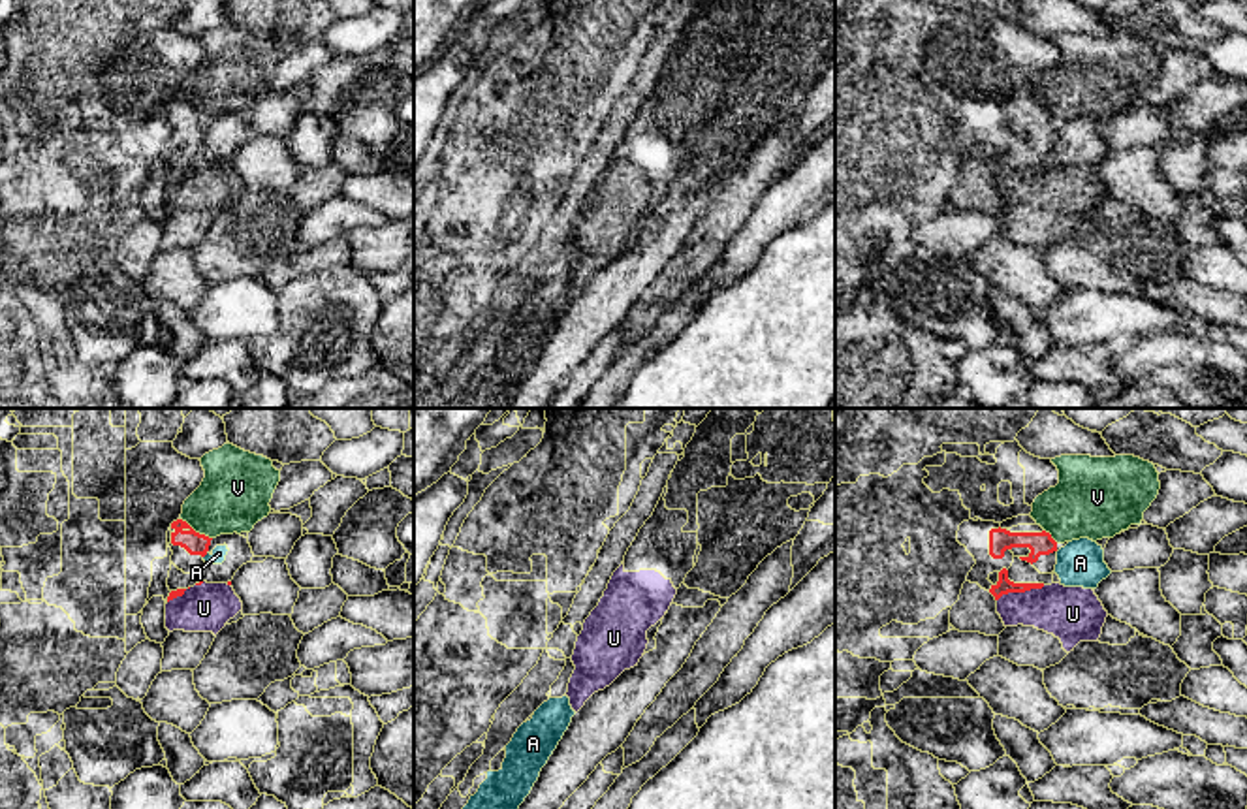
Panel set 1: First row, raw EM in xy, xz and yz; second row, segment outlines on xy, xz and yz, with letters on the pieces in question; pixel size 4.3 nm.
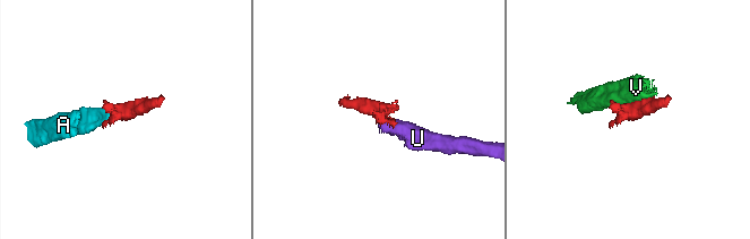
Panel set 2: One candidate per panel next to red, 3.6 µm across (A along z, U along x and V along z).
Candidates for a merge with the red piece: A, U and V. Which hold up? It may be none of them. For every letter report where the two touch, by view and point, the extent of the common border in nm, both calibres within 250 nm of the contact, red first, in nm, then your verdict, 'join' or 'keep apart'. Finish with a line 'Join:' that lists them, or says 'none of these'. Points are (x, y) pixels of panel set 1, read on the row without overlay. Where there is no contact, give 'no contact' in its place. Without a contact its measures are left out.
A: meets red in xy at (205, 132); contact 40 nm long; 100 nm thick on the red side, 60 nm on the other; join
U: meets red in yz at (1020, 170); contact 220 nm long; 70 nm thick on the red side, 240 nm on the other; keep apart
V: meets red in xy at (194, 110); contact 160 nm long; 100 nm thick on the red side, 300 nm on the other; keep apart
Join: A

